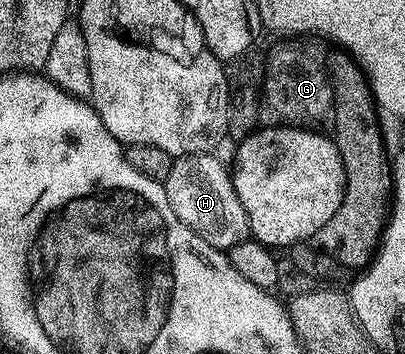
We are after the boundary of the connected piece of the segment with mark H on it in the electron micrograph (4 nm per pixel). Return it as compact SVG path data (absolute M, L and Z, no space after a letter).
M203 153L175 158L172 173L168 173L164 186L168 205L172 205L172 213L176 213L176 217L185 227L192 229L204 241L208 241L208 245L219 249L229 249L248 238L250 222L244 213L244 205L240 205L240 197L234 188L234 180L227 164L225 167L220 160L213 159L212 156L213 154Z

